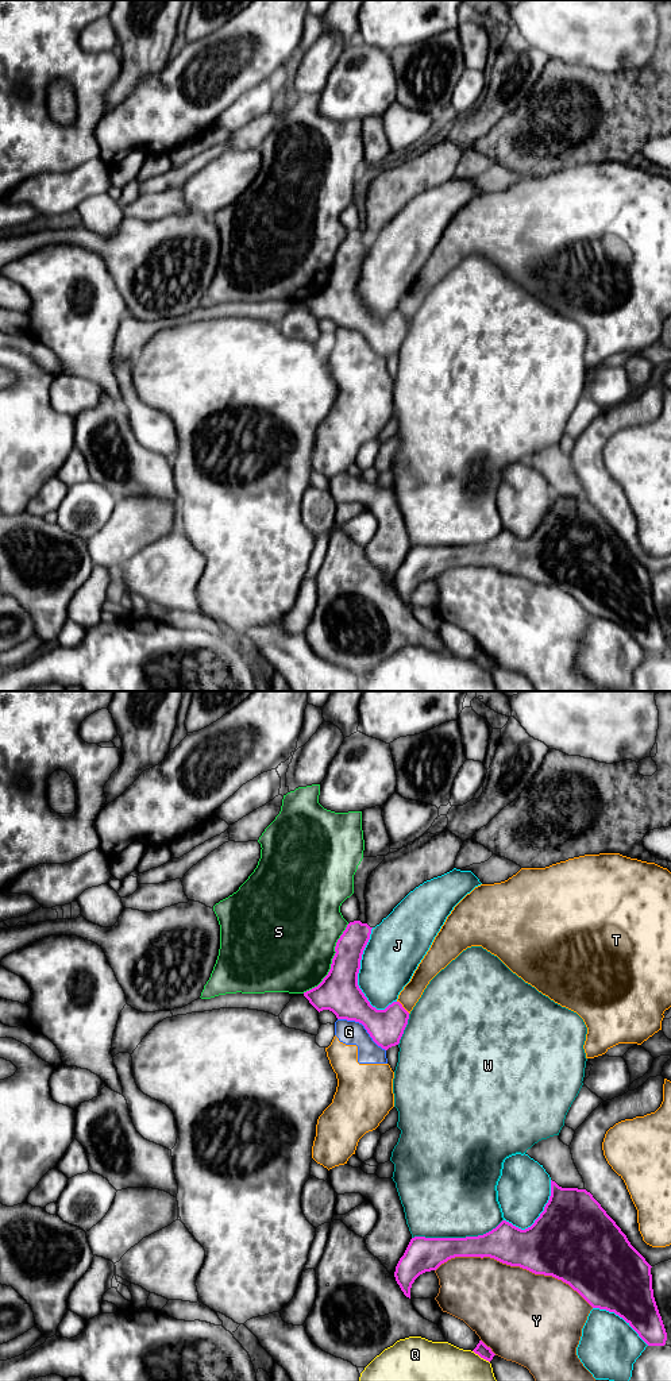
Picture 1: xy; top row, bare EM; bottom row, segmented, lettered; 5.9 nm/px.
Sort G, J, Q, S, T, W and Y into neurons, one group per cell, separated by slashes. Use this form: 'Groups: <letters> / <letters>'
Groups: G T / J / Q / S / W / Y

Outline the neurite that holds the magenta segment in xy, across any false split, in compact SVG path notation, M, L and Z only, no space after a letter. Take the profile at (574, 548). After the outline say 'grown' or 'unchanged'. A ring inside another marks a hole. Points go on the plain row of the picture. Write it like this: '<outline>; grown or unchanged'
M551 489L551 505L544 520L525 539L502 529L495 537L478 545L414 545L396 575L396 590L410 607L412 593L420 583L436 579L455 566L490 566L535 583L552 585L568 593L593 617L622 626L648 655L666 653L667 641L653 606L652 575L586 498L562 497Z; unchanged

